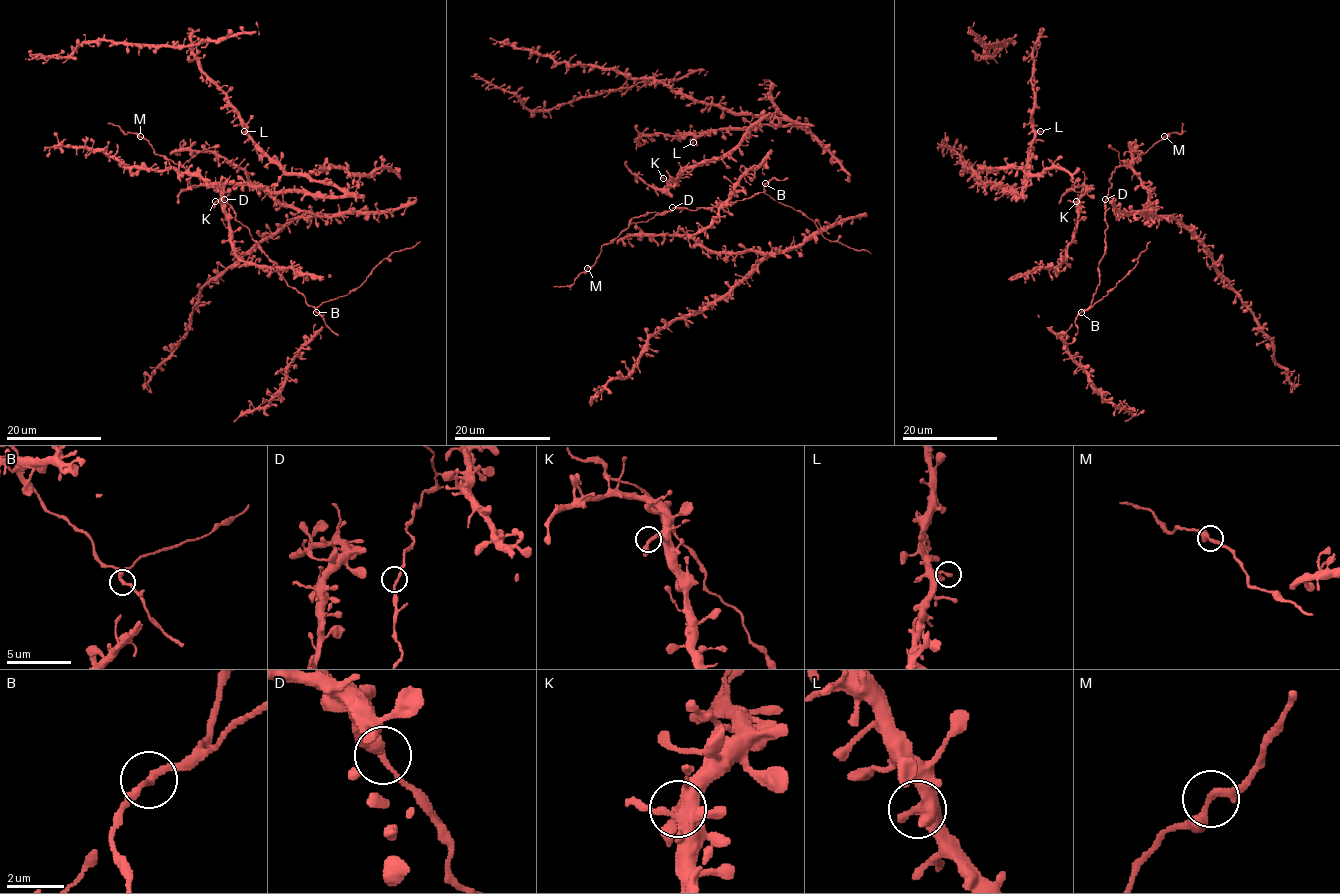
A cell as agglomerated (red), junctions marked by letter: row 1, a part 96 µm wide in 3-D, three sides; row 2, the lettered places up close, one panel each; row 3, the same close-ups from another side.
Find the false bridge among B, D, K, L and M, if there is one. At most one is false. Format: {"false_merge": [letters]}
{"false_merge": []}

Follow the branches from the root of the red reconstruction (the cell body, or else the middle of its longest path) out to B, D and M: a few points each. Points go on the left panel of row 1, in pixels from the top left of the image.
B: (357, 213), (311, 214), (281, 206), (209, 151), (193, 151), (183, 164), (222, 191), (277, 273), (316, 312)
D: (357, 213), (297, 212), (277, 204), (222, 157), (193, 151), (183, 166), (212, 182), (224, 199)
M: (357, 213), (297, 212), (277, 204), (222, 157), (209, 151), (177, 150), (165, 158), (140, 136)

